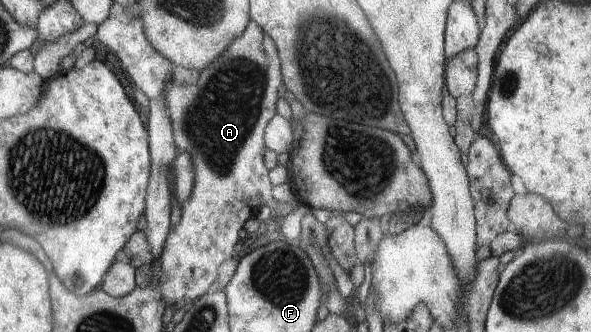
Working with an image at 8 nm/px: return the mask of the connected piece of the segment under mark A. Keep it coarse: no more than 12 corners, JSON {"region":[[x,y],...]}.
{"region":[[252,19],[162,98],[194,184],[158,258],[178,310],[209,292],[272,198],[282,84]]}

